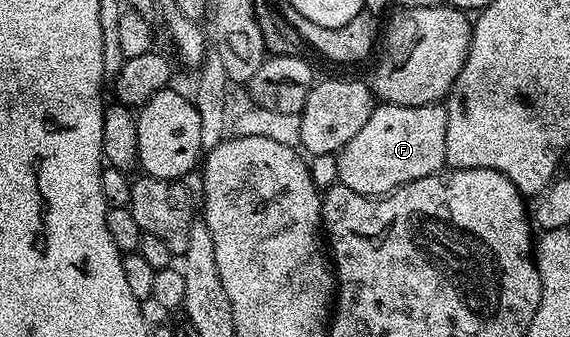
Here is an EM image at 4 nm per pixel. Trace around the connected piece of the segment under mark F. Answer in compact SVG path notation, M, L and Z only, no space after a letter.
M382 102L374 106L363 129L359 129L359 133L355 133L355 137L351 137L351 141L347 141L347 145L342 147L337 155L337 182L360 195L388 195L390 191L402 187L405 183L419 181L419 177L427 177L442 170L446 166L446 157L447 113L444 106L428 103L412 107Z

